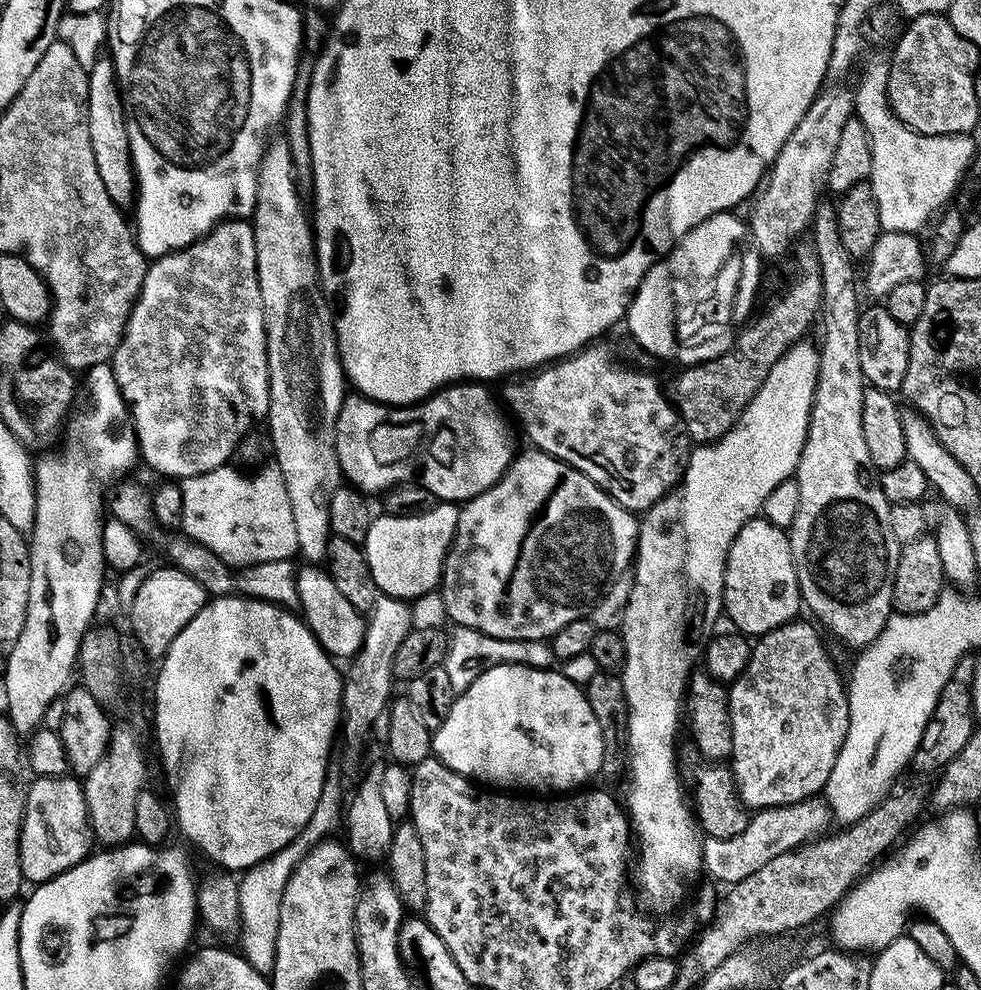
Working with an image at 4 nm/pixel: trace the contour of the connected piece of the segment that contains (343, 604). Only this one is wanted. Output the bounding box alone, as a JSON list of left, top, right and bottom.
[296,566,366,658]

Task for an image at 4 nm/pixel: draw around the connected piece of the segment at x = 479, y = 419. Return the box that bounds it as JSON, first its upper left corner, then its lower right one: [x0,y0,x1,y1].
[335,382,516,502]

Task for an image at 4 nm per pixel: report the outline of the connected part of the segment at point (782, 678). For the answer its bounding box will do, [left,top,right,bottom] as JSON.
[728,618,850,810]

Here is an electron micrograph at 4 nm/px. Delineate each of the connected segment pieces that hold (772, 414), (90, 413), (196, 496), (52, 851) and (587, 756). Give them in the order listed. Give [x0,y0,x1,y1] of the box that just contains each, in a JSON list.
[[622,342,820,904],[4,363,138,734],[179,460,299,568],[20,774,94,886],[432,664,604,794]]

